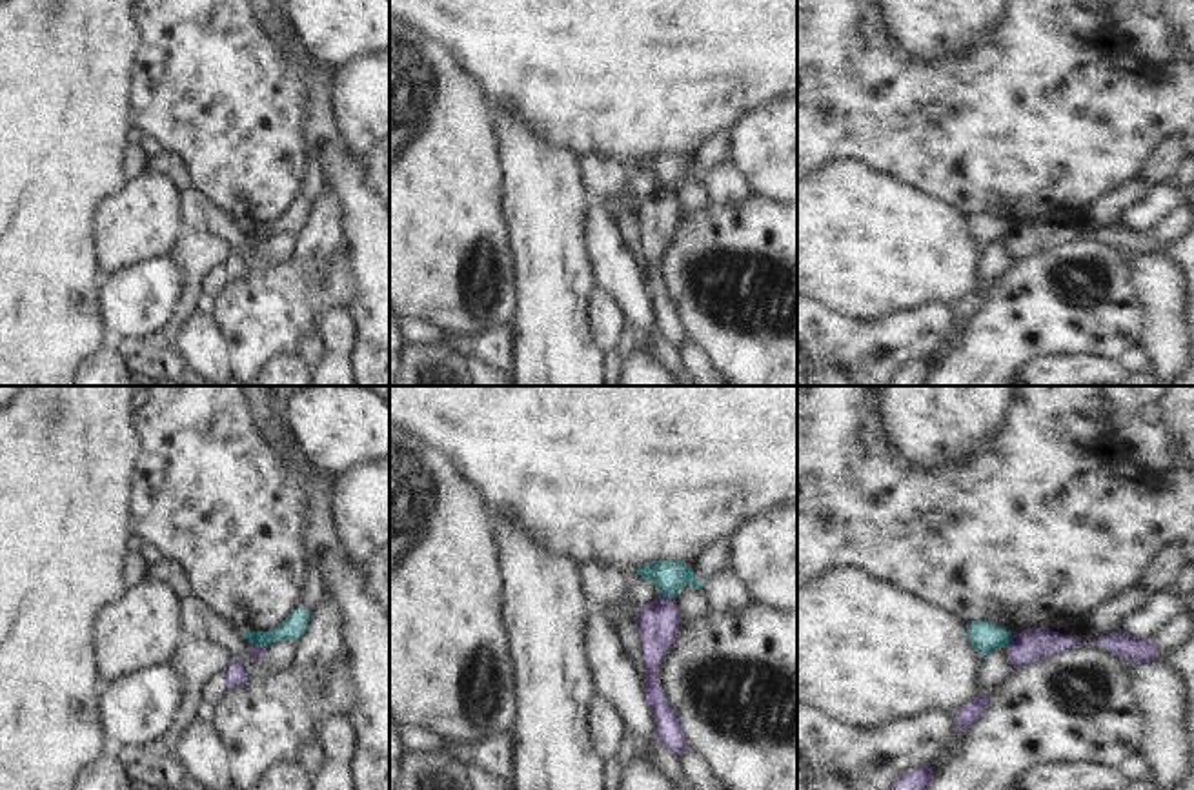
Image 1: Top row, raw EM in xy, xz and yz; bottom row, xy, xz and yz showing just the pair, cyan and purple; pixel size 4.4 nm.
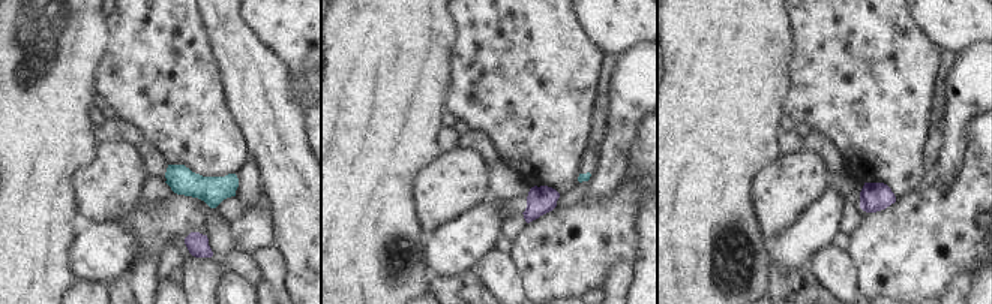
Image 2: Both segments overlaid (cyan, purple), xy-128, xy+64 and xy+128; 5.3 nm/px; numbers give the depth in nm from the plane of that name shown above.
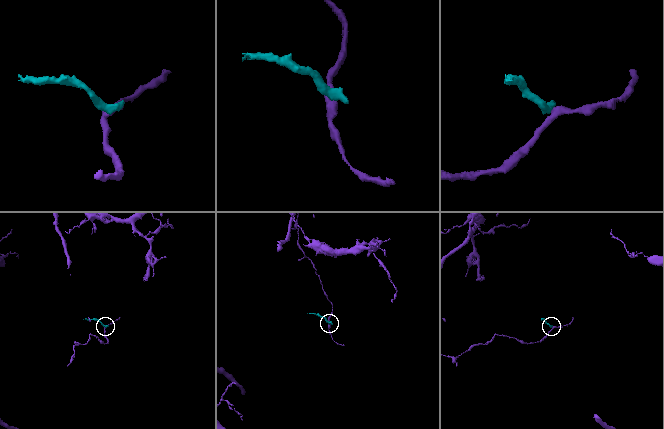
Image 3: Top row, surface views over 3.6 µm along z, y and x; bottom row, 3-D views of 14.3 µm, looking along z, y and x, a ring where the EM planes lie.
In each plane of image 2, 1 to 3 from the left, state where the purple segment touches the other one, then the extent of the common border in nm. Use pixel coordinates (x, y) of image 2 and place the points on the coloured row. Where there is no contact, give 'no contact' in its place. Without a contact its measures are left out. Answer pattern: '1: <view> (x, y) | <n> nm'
1: no contact
2: no contact
3: no contact

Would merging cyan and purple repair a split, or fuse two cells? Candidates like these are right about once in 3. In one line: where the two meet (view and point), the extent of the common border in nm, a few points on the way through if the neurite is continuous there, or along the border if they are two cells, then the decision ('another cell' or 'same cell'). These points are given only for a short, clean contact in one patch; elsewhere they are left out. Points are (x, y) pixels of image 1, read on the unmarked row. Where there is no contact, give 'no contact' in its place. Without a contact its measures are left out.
xz (667, 188) | 80 nm | along xz (659, 186), (674, 192) | another cell

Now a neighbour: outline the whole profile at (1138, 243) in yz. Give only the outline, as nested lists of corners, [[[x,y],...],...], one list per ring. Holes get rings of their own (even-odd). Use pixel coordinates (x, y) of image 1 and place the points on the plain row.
[[[1123,222],[1101,228],[1092,237],[1105,240],[1119,249],[1128,251],[1132,257],[1143,257],[1158,249],[1158,240],[1147,229],[1136,229]]]

